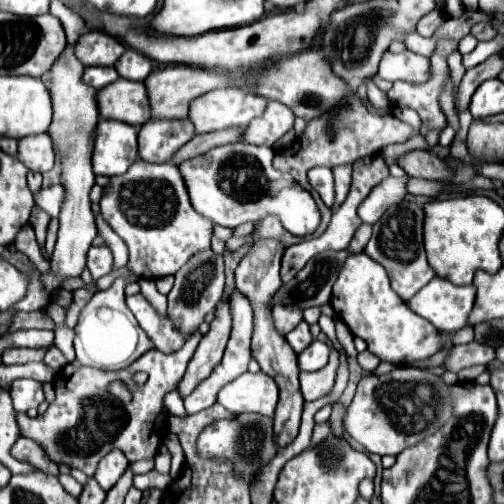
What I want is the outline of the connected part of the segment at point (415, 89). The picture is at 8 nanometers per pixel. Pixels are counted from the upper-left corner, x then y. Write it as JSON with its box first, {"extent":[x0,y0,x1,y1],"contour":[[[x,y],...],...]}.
{"extent":[386,37,458,129],"contour":[[[448,37],[438,39],[436,49],[432,53],[432,79],[424,85],[408,85],[408,83],[394,83],[392,89],[386,93],[390,105],[394,107],[408,107],[414,109],[422,121],[430,123],[432,129],[442,129],[446,125],[446,117],[440,109],[440,93],[448,81],[448,55],[458,51],[458,41]]]}

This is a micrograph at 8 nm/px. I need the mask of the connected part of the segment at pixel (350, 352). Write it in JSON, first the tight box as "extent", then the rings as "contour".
{"extent":[334,317,358,358],"contour":[[[335,317],[334,322],[335,322],[336,337],[340,342],[341,346],[343,347],[343,349],[346,350],[345,352],[347,356],[356,358],[358,352],[356,351],[353,343],[354,339],[353,334],[340,318]]]}

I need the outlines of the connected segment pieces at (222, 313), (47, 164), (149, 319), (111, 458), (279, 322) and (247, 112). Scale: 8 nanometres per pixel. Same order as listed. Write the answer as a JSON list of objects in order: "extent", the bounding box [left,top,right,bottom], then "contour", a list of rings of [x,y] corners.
[{"extent":[178,299,232,397],"contour":[[[222,299],[216,305],[214,321],[210,323],[210,331],[206,335],[202,335],[198,349],[188,363],[186,375],[178,385],[178,391],[182,397],[186,397],[186,393],[192,393],[192,389],[200,383],[200,379],[204,379],[204,377],[208,377],[208,373],[212,373],[216,361],[220,361],[220,357],[224,353],[226,341],[230,337],[230,327],[232,327],[230,303],[226,299]]]},{"extent":[18,133,54,171],"contour":[[[48,133],[30,135],[18,141],[18,161],[22,161],[30,171],[50,171],[54,165],[54,151]]]},{"extent":[126,293,184,353],"contour":[[[141,293],[126,297],[126,304],[134,317],[138,319],[140,327],[152,341],[154,349],[162,353],[174,353],[184,345],[184,335],[172,323],[170,317],[158,315],[158,311],[150,305],[150,301]]]},{"extent":[96,449,128,491],"contour":[[[114,449],[110,451],[106,457],[102,457],[102,461],[98,463],[98,469],[96,469],[96,481],[100,483],[100,487],[104,491],[112,489],[116,485],[116,481],[122,477],[124,469],[128,467],[128,459],[124,453],[120,453],[120,449]]]},{"extent":[272,305,302,335],"contour":[[[276,305],[272,309],[272,317],[274,317],[276,329],[282,335],[286,335],[302,321],[302,309],[298,305]]]},{"extent":[188,89,266,133],"contour":[[[212,89],[190,101],[188,119],[196,133],[226,129],[232,125],[248,125],[264,111],[266,99],[242,89]]]}]

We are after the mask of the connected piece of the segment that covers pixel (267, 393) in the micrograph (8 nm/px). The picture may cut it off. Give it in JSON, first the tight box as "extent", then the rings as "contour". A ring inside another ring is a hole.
{"extent":[218,371,278,417],"contour":[[[262,371],[244,373],[220,389],[218,403],[234,415],[260,413],[272,417],[278,403],[278,385]]]}

